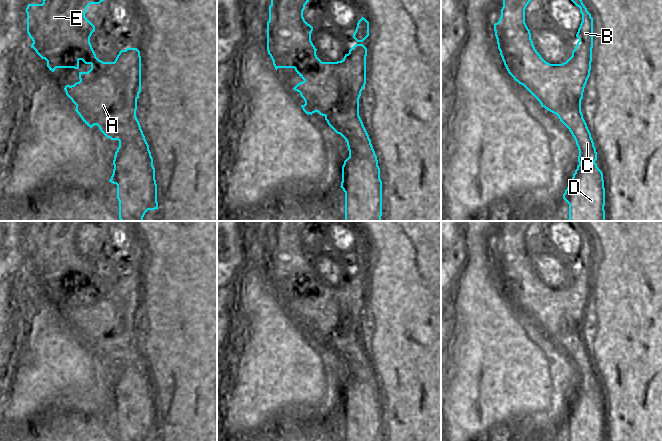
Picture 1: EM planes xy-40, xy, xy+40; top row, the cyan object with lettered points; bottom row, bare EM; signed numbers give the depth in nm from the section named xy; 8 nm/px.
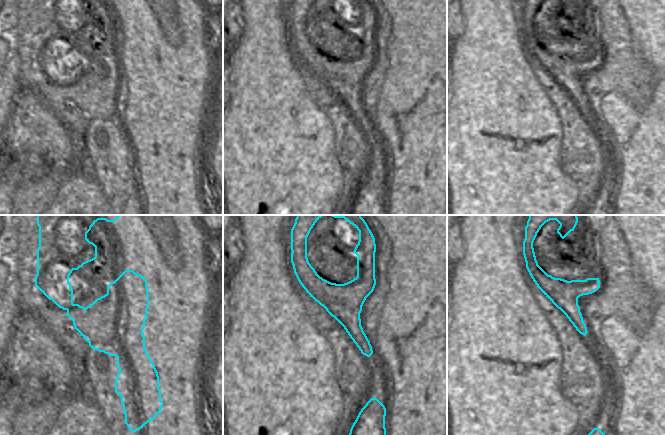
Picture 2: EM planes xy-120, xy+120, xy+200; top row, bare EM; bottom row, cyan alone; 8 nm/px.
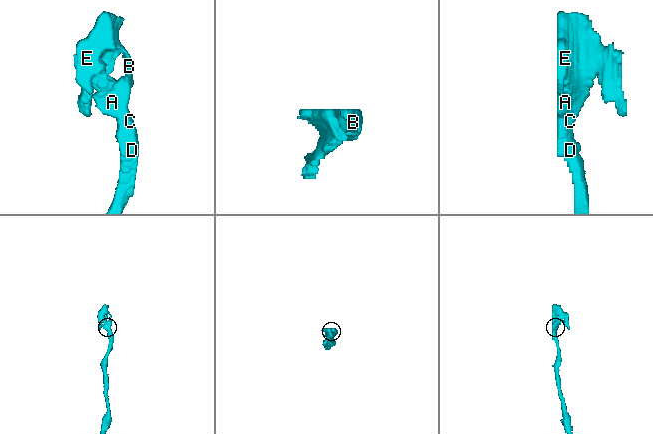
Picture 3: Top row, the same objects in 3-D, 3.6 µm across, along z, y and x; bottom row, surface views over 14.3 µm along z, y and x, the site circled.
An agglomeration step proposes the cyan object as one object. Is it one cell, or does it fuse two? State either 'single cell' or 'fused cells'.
fused cells

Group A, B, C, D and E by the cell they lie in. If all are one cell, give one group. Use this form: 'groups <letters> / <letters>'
groups A B C E / D

